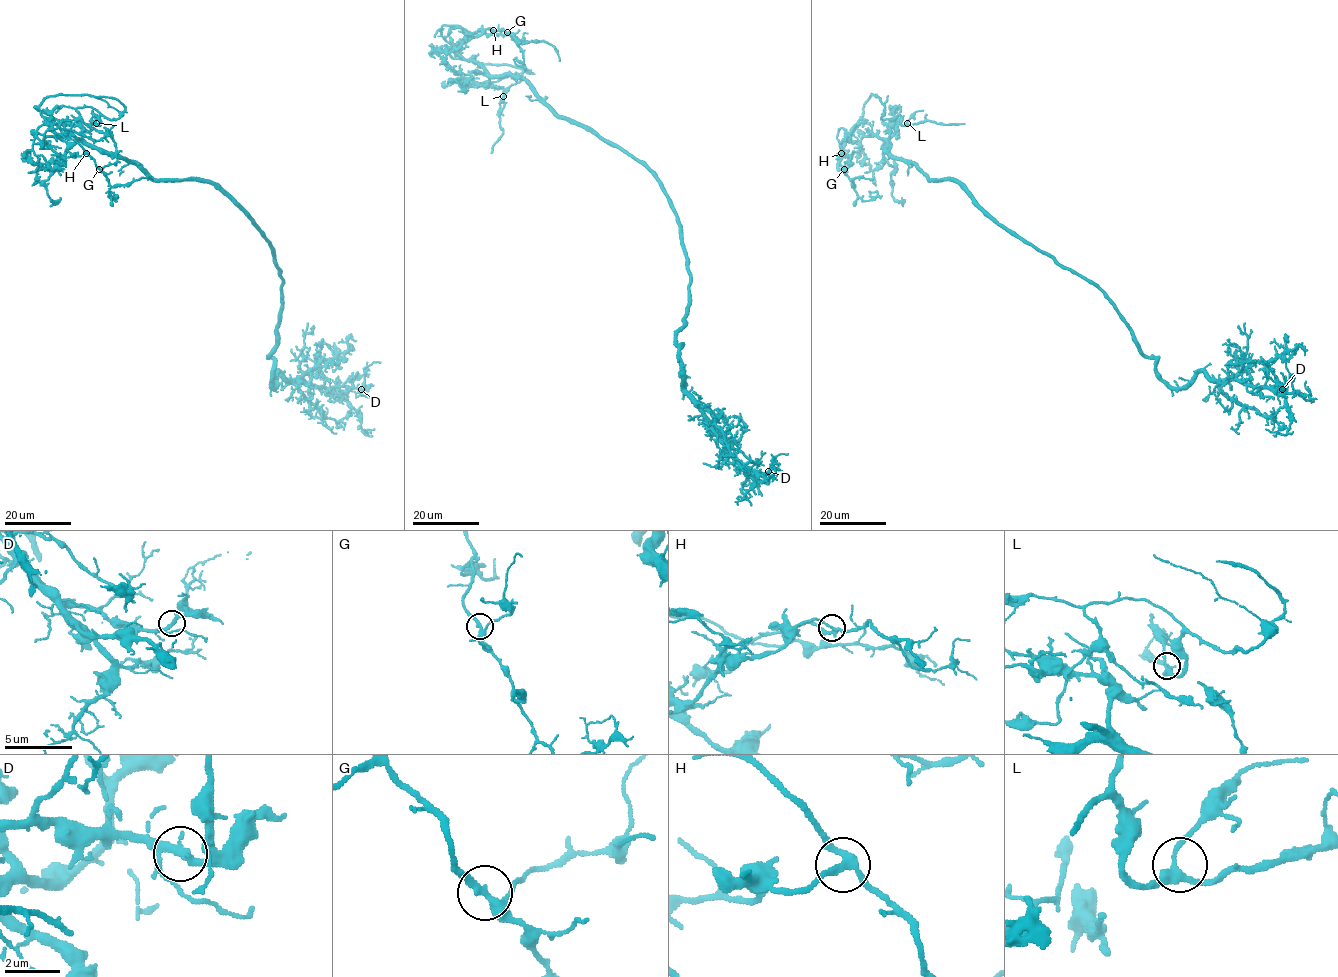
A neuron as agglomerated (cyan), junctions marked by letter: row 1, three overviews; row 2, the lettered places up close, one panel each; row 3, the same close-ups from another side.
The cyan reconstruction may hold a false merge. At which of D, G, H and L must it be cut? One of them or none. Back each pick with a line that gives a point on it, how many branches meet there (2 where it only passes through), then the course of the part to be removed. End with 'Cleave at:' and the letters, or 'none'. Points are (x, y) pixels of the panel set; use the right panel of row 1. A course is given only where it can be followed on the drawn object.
H: at (841, 153); 3 branches meet; foreign part runs (841, 153), (841, 141), (852, 134), (871, 95), (884, 108), (881, 118), (898, 115), (902, 125), (964, 123)
Cleave at: H

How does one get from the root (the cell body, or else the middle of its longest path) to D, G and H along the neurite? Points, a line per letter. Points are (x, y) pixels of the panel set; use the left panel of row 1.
D: (262, 235), (282, 279), (277, 344), (269, 356), (273, 387), (276, 371), (285, 379), (330, 389), (361, 389)
G: (262, 235), (213, 184), (154, 180), (137, 164), (88, 146), (51, 122), (99, 169)
H: (262, 235), (213, 184), (154, 180), (137, 164), (88, 146), (51, 122), (57, 133), (86, 153)

